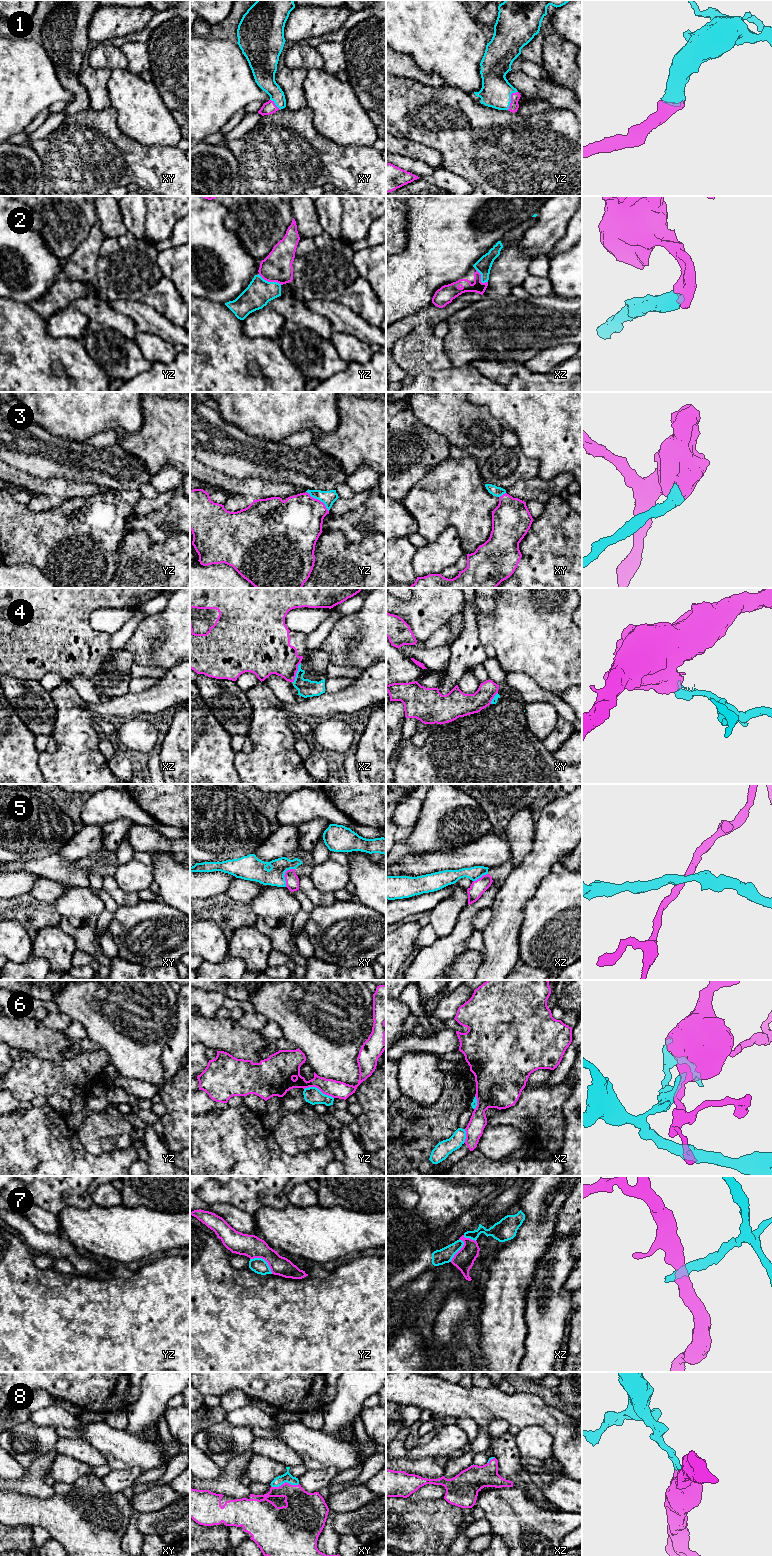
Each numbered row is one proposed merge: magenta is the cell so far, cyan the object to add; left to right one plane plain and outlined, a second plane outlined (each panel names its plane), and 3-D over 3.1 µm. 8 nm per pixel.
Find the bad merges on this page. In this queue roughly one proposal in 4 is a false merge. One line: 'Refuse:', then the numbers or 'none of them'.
Refuse: 2, 4, 5, 6, 7

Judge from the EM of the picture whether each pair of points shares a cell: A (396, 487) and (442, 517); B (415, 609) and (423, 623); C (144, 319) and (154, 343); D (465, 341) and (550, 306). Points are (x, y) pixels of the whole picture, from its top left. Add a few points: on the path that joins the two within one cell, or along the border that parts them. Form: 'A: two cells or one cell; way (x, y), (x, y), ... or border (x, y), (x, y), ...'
A: two cells; border (422, 477), (409, 490), (401, 502)
B: one cell; way (417, 612), (423, 620)
C: two cells; border (138, 331), (158, 335), (172, 343)
D: one cell; way (486, 333), (499, 333), (529, 326)

